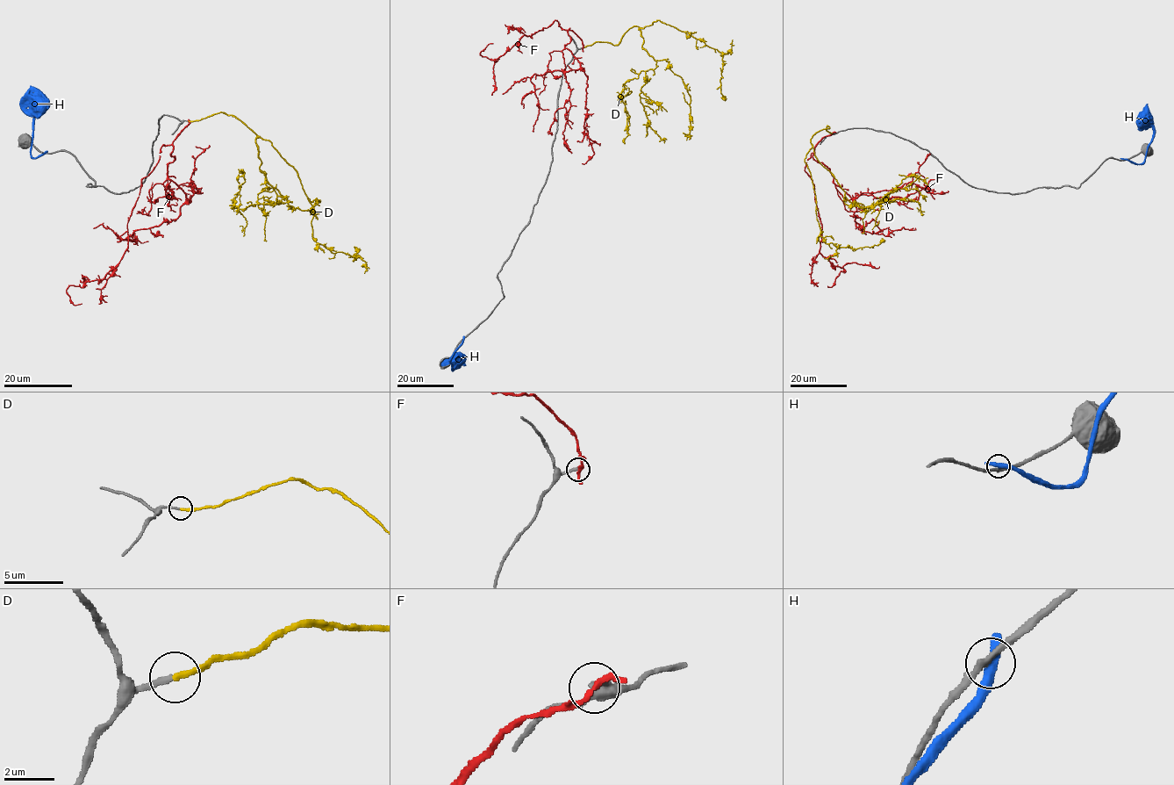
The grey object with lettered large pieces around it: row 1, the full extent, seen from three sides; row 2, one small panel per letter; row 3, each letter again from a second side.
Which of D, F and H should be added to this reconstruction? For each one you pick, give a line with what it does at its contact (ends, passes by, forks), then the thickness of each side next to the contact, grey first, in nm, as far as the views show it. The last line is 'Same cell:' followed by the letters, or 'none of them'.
D: it ends there; 200 nm thick on the grey side, 200 nm on the other
Same cell: D

